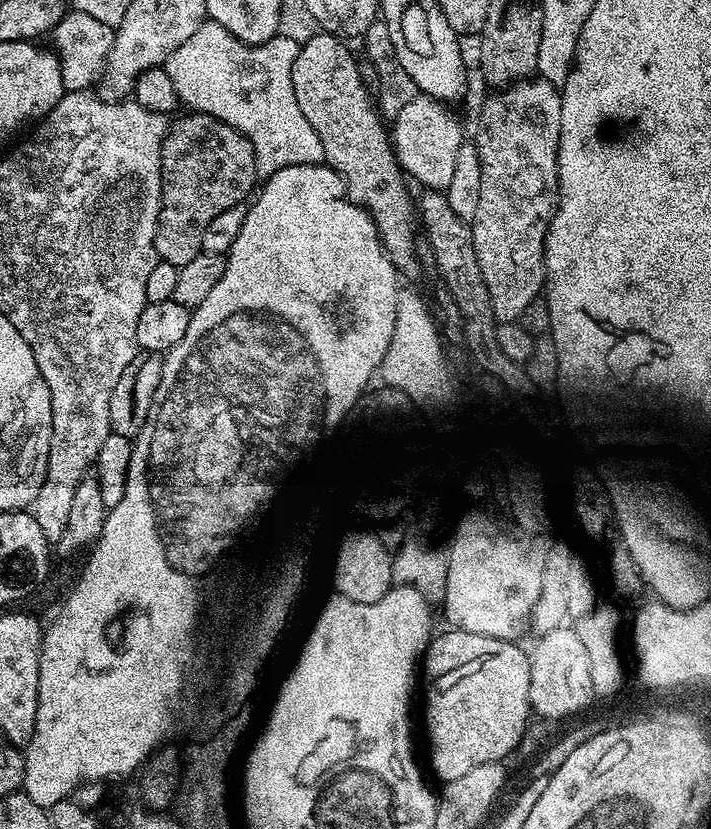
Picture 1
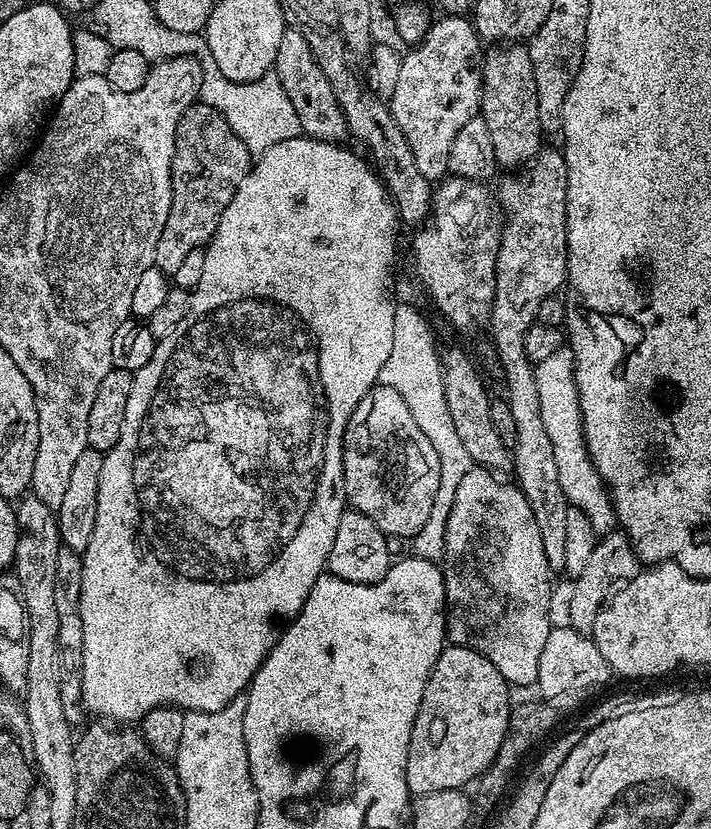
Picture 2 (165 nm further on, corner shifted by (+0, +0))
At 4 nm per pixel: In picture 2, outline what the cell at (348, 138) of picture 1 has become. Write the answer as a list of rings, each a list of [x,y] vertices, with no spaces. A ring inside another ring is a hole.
[[[285,27],[282,34],[282,46],[278,46],[274,75],[282,82],[282,90],[286,90],[286,98],[298,110],[300,131],[313,140],[327,140],[329,142],[343,141],[343,136],[348,132],[348,123],[334,98],[334,90],[330,82],[326,82],[326,74],[322,74],[322,66],[306,46],[306,38],[297,28]]]

